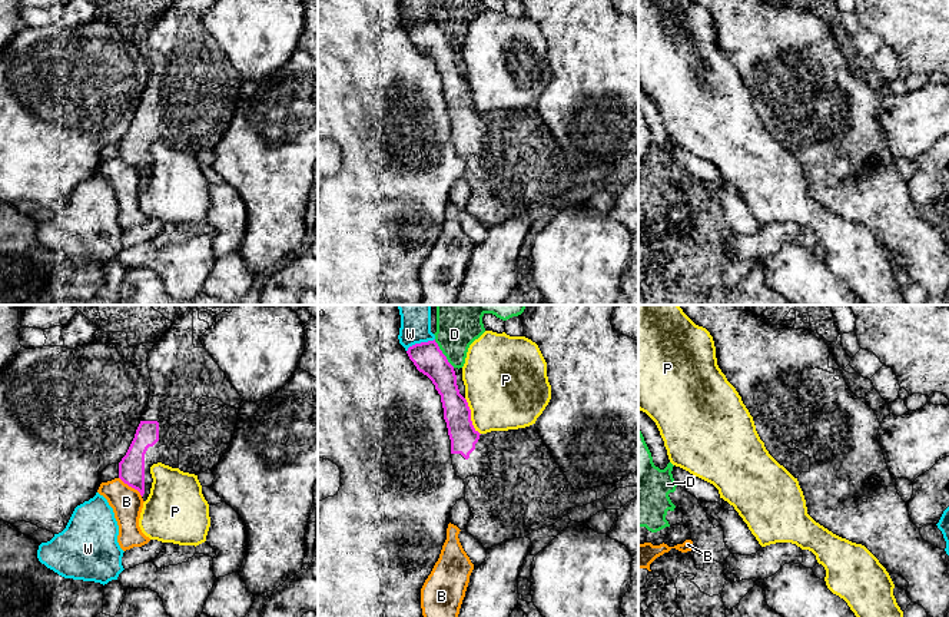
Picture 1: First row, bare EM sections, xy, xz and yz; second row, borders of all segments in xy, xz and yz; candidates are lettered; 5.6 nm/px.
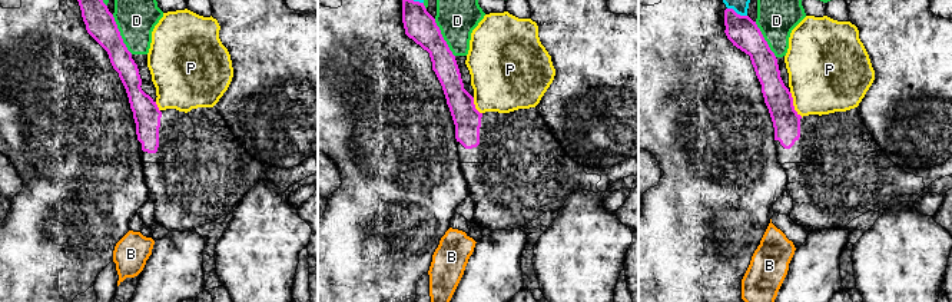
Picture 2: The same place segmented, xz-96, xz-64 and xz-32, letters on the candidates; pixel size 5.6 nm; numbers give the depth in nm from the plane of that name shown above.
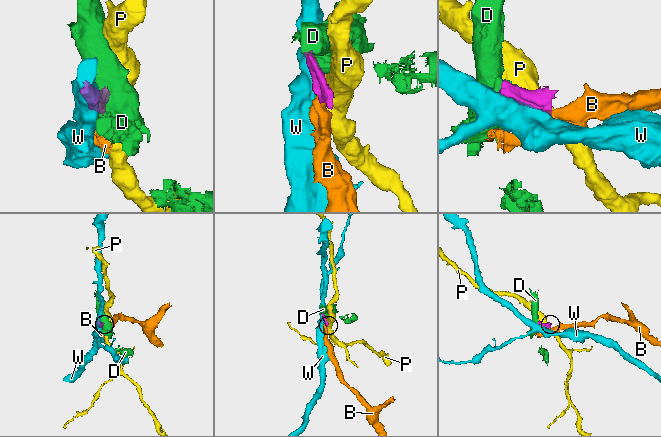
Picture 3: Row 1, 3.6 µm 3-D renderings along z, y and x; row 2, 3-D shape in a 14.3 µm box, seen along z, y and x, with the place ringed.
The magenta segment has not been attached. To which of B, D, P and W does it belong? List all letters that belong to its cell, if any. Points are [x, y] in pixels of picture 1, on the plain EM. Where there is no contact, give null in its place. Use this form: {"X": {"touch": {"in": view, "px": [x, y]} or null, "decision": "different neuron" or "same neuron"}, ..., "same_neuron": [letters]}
{"B": {"touch": {"in": "xy", "px": [130, 165]}, "decision": "different neuron"}, "D": {"touch": {"in": "xz", "px": [443, 33]}, "decision": "different neuron"}, "P": {"touch": {"in": "xz", "px": [470, 96]}, "decision": "different neuron"}, "W": {"touch": {"in": "xz", "px": [421, 22]}, "decision": "different neuron"}, "same_neuron": []}

